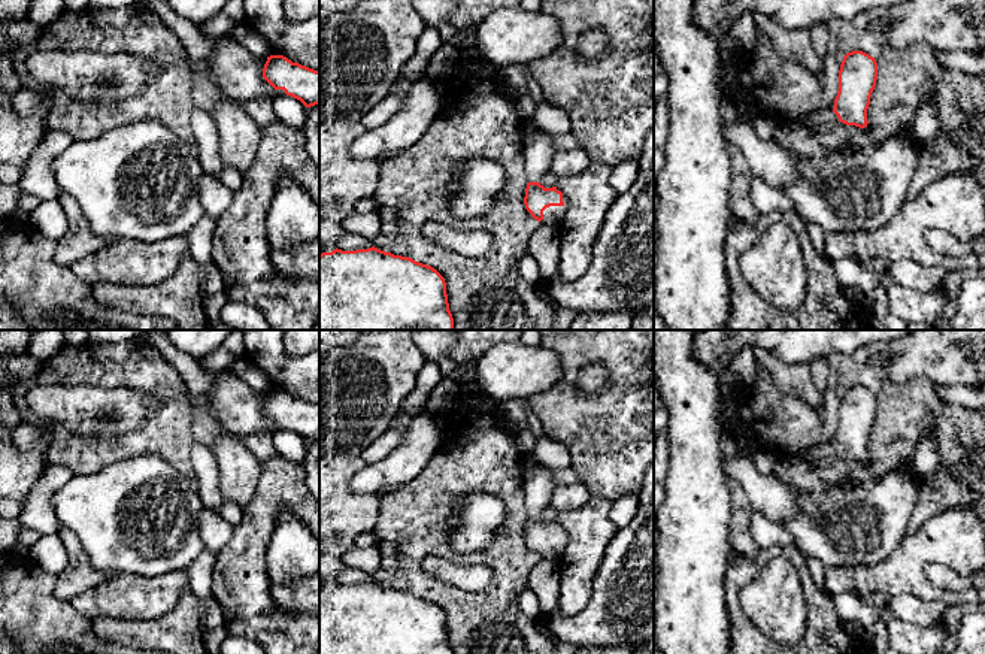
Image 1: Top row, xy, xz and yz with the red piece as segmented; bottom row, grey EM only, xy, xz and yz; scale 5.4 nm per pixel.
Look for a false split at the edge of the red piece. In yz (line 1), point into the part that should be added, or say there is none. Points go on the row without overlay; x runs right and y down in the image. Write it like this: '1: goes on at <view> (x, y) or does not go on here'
1: does not go on here

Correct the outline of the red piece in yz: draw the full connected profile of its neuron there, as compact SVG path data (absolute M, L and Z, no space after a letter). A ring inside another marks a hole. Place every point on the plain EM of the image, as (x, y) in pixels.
M852 385L843 391L833 442L840 457L860 463L867 461L867 443L876 414L878 397L873 391L863 385Z

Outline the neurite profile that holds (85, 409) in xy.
M34 385L27 403L42 424L61 426L79 435L106 435L109 437L136 432L158 408L160 402L131 388L103 388L93 385Z

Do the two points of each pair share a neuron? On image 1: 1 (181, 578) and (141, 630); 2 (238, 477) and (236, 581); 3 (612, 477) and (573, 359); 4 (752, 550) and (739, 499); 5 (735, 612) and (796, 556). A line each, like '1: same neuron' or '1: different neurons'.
1: different neurons
2: different neurons
3: same neuron
4: same neuron
5: same neuron

